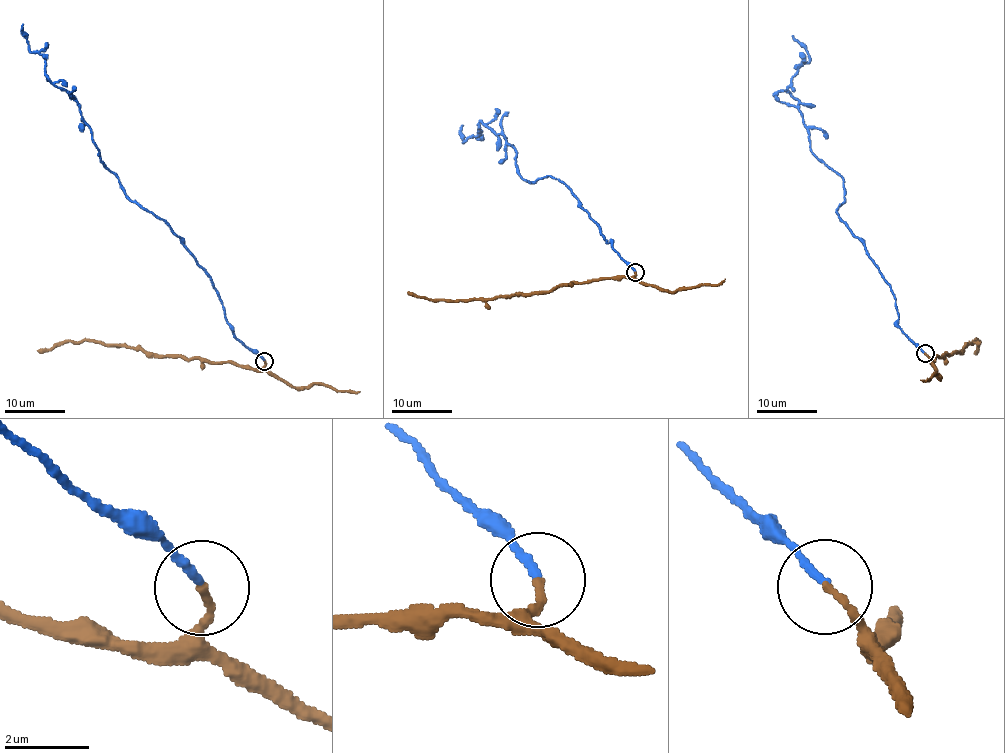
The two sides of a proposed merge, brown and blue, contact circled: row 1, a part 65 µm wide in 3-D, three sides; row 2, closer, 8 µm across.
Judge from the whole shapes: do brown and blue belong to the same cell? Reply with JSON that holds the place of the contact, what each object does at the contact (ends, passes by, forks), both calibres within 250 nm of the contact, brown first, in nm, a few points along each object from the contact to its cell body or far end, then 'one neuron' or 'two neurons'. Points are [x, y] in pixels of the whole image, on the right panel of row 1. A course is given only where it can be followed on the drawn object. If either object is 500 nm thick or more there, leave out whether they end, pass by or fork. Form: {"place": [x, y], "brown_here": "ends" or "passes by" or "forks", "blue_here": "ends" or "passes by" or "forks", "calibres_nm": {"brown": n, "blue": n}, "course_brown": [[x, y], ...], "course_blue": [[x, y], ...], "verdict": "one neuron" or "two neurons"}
{"place": [925, 353], "brown_here": "ends", "blue_here": "ends", "calibres_nm": {"brown": 180, "blue": 200}, "course_brown": [[924, 354], [933, 362], [938, 356], [962, 352], [975, 340], [979, 341], [975, 353]], "course_blue": [[924, 352], [901, 330], [890, 285], [835, 213], [844, 179], [812, 151], [789, 91], [808, 61], [792, 35]], "verdict": "one neuron"}

